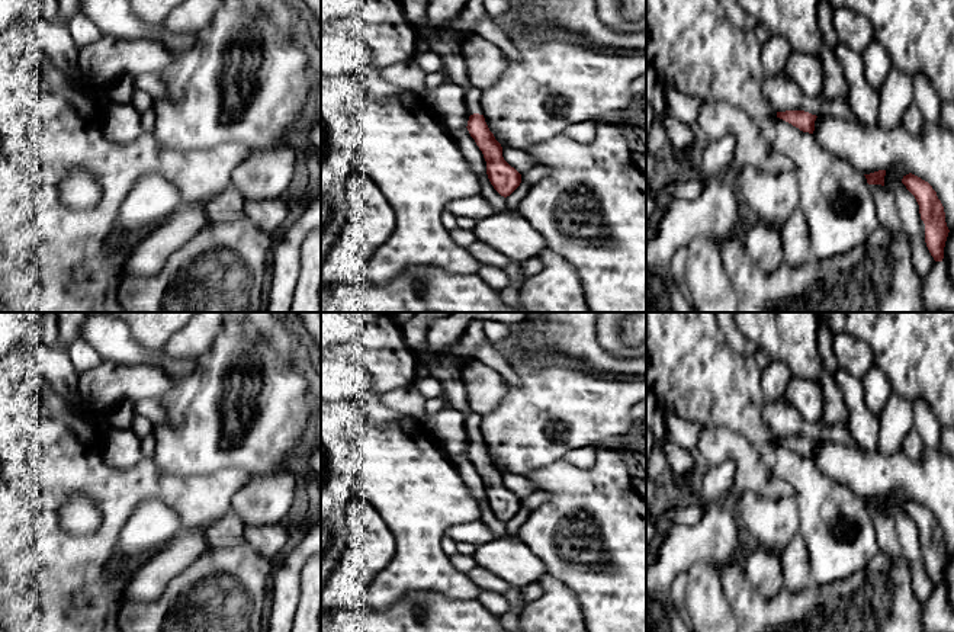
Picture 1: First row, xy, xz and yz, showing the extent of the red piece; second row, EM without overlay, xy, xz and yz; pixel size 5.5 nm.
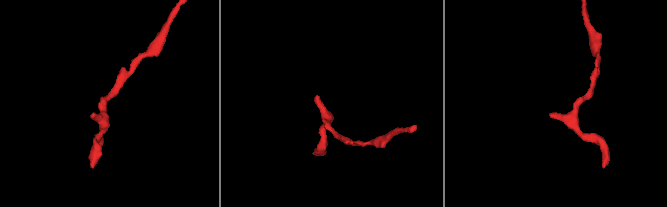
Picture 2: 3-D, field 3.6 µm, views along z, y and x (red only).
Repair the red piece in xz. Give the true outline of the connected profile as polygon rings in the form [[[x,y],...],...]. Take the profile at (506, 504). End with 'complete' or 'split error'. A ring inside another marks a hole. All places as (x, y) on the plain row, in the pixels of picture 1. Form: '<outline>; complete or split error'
[[[473,321],[466,328],[457,346],[446,350],[428,369],[443,384],[449,405],[465,414],[468,456],[486,487],[486,500],[494,514],[504,523],[510,522],[521,509],[521,500],[502,482],[502,472],[489,456],[482,440],[479,414],[470,411],[463,369],[476,360],[476,350],[486,341],[484,323]]]; split error

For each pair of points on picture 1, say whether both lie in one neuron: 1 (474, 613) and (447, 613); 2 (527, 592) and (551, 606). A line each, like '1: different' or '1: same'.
1: same
2: different

